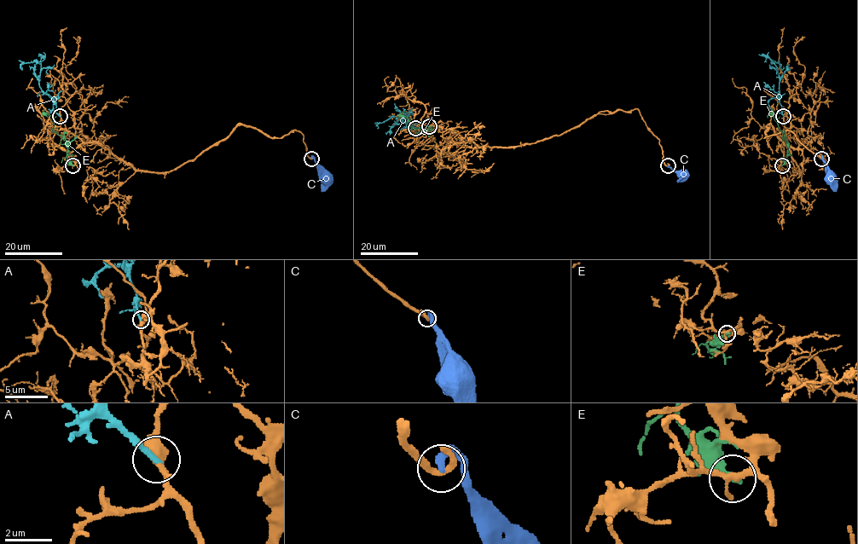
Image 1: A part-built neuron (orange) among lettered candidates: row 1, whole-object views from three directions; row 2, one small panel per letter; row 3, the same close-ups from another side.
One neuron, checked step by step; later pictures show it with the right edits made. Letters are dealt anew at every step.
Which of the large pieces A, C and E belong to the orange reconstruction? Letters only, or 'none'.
A

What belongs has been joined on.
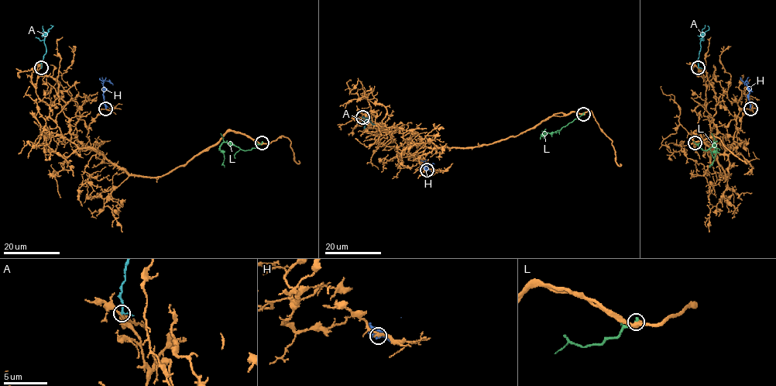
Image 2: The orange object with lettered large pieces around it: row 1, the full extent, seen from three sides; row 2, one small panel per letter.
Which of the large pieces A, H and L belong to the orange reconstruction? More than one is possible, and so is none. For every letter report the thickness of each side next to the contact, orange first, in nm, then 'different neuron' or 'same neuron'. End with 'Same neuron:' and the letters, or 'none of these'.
A: 190/150 nm | same neuron
H: 200/240 nm | different neuron
L: 460/260 nm | different neuron
Same neuron: A

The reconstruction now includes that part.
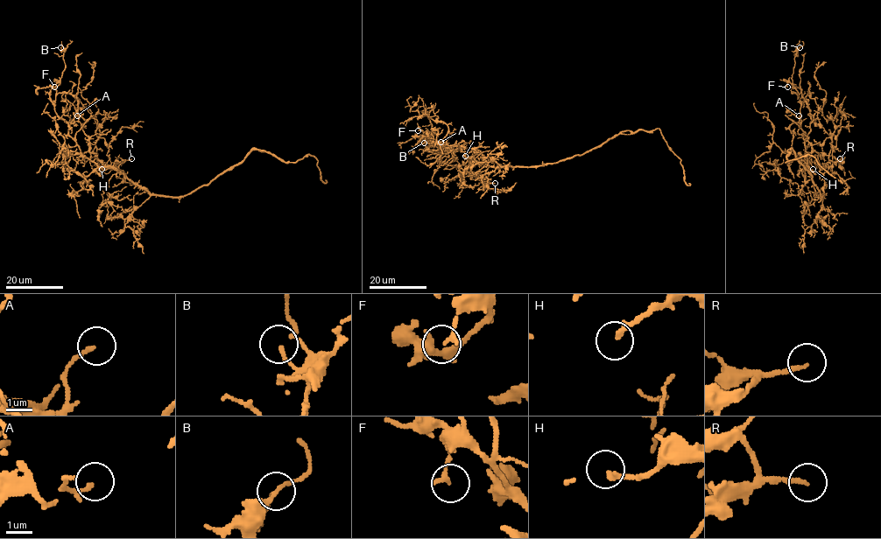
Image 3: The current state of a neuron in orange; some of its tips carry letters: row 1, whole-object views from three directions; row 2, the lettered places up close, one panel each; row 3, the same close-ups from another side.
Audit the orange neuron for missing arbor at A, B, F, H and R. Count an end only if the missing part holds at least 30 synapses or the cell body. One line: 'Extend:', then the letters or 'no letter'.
Extend: H, R

